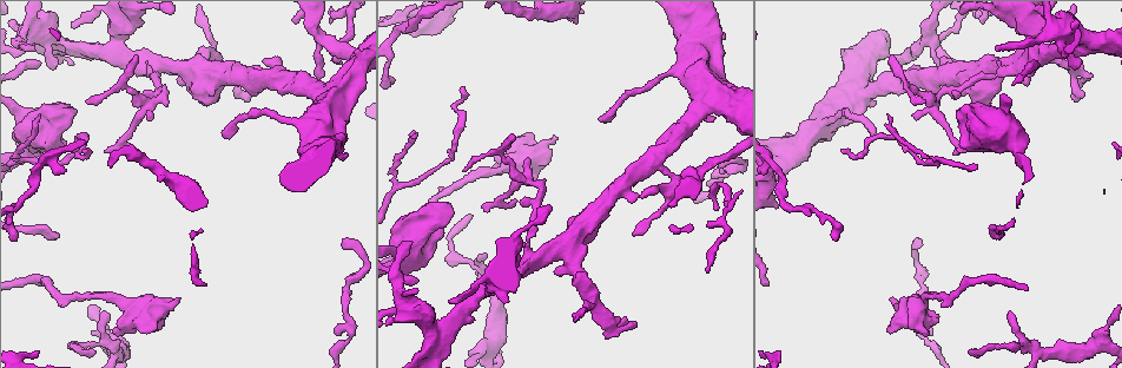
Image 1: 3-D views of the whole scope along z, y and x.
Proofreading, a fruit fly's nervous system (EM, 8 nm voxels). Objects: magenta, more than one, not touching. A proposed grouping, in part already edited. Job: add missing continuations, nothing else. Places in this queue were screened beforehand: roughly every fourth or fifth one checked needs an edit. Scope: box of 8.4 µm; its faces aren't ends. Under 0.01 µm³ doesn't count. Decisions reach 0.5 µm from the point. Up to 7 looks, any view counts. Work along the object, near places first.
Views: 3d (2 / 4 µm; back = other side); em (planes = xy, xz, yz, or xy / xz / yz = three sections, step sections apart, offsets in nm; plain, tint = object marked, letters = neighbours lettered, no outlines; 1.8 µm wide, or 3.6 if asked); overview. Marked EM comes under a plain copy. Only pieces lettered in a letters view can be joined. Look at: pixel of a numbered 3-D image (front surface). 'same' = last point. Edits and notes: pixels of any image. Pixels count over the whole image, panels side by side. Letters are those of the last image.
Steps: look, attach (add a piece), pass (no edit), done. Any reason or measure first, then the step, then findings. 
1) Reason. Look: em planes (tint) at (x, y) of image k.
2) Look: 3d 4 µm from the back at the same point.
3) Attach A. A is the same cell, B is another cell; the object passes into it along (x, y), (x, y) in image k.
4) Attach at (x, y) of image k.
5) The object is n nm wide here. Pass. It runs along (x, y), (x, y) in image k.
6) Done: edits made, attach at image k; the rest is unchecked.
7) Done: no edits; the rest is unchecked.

An open end. Look: em planes (letters) at (552, 137) of image 1.

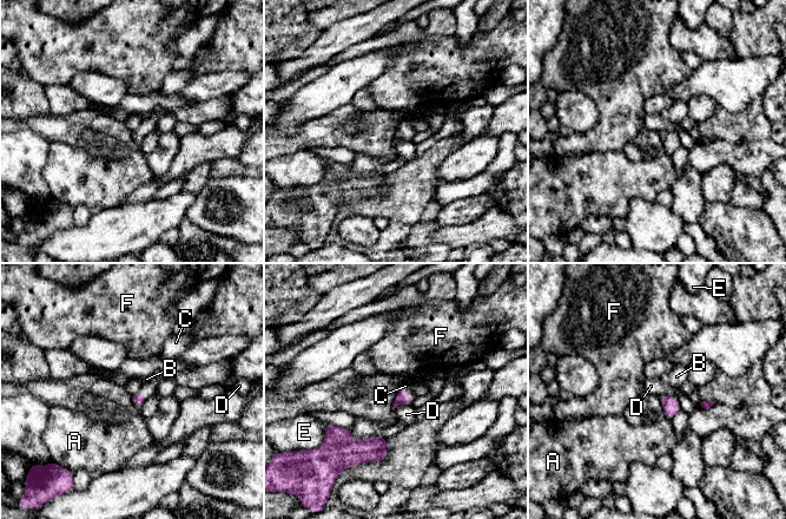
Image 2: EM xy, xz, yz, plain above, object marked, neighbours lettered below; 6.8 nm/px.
Attach C. C is the same cell, A, B, D, E and F are other cells; the object passes into it along (402, 398), (407, 393), (405, 386) in image 2; the neuron continues.

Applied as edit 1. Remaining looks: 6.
Look: overview.

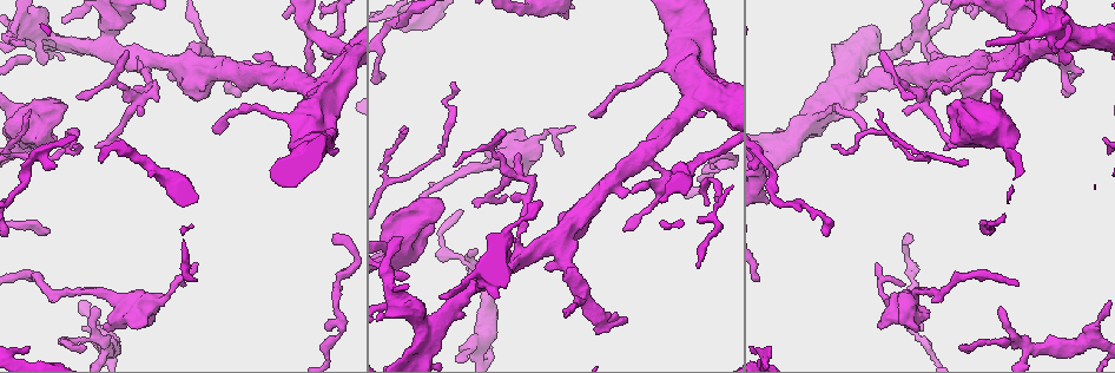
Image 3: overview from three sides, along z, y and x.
Sharp bend. Look: 3d 4 µm at (140, 100) of image 3.

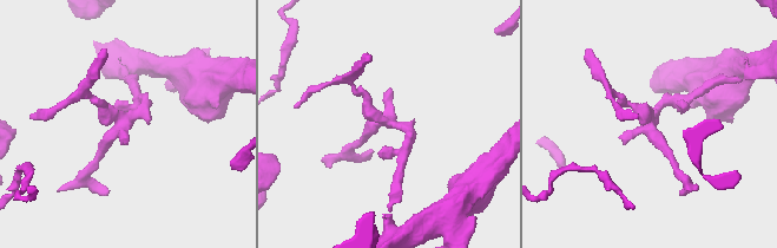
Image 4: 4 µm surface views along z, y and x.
Shape alone is not enough. Look: em 3.6 µm yz step 8 (tint) at (387, 118) of image 4.

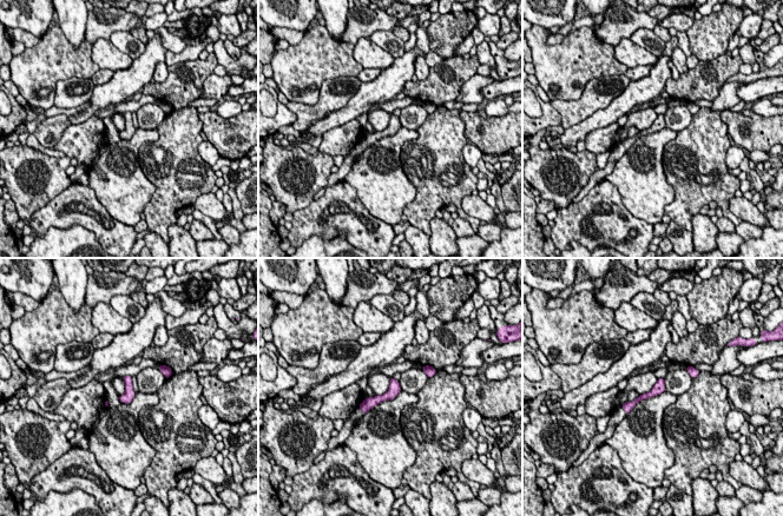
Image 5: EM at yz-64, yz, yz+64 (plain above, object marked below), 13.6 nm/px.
Cut it another way. Look: em 3.6 µm planes (letters) at the same point.

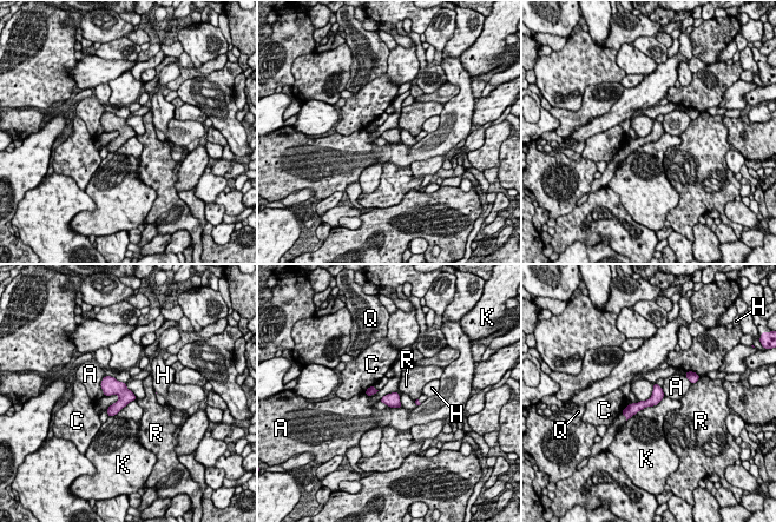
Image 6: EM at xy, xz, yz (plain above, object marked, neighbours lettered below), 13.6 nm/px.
The object is 160 nm wide here. Pass. A, C, H, K, Q and R are other cells; it runs along (659, 390), (650, 402), (626, 413) in image 6; none of them fits.

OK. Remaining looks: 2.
Branch stops here. Look: 3d 2 µm at (607, 331) of image 3.

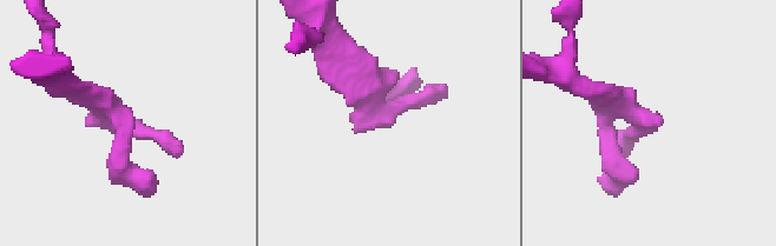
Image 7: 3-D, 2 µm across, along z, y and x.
Now the EM. Look: em planes (letters) at (381, 126) of image 7.

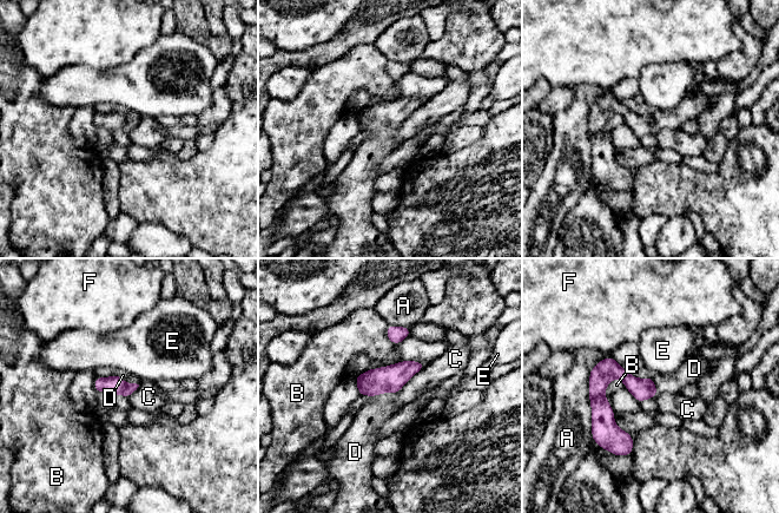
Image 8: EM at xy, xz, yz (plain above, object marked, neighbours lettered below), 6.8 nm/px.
The object is 130 nm wide here. Attach D. D is the same cell, A, B, C, E and F are other cells; the neuron continues.

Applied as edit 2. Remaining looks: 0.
Done: edits made, attach at image 2, attach at image 8; the rest is unchecked.

